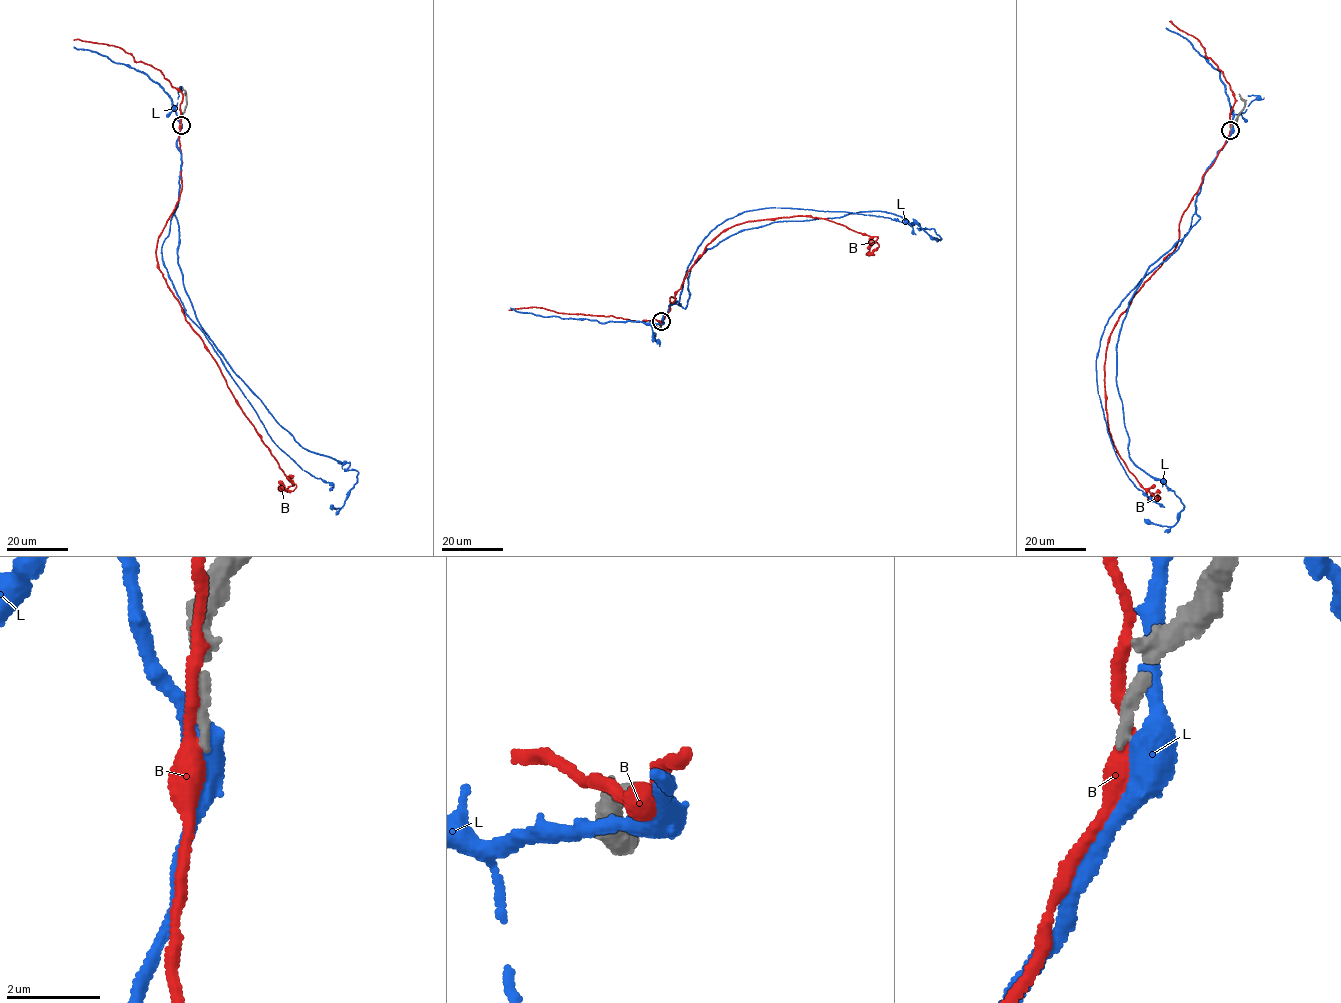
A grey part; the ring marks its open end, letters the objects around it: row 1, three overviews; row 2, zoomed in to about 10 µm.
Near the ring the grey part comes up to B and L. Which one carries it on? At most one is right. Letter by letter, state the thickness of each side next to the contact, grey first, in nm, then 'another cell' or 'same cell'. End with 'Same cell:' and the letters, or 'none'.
B: 320/280 nm | another cell
L: 260/500 nm | another cell
Same cell: none

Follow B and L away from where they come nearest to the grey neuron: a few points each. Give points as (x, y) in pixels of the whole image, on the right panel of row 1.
B: (1230, 128), (1184, 212), (1176, 248), (1120, 314), (1104, 361), (1108, 429), (1116, 451), (1148, 499), (1158, 490)
L: (1231, 129), (1203, 176), (1200, 218), (1151, 265), (1116, 348), (1129, 456), (1183, 505), (1171, 527), (1144, 519)

